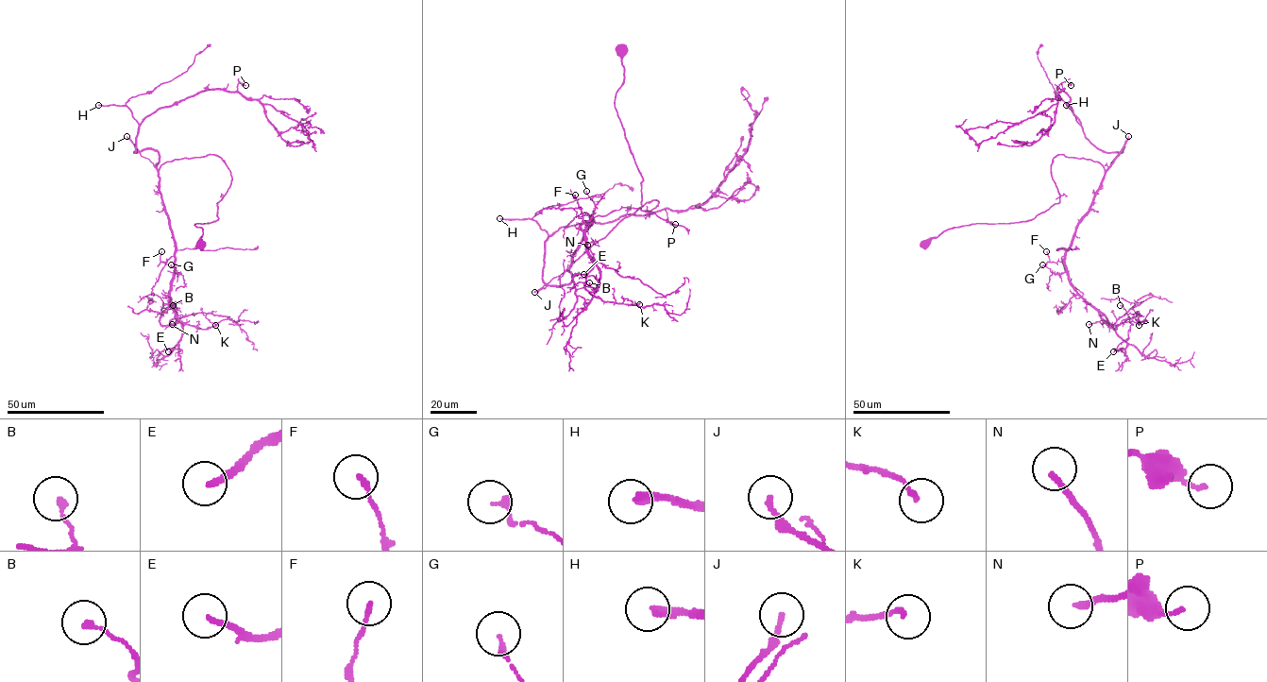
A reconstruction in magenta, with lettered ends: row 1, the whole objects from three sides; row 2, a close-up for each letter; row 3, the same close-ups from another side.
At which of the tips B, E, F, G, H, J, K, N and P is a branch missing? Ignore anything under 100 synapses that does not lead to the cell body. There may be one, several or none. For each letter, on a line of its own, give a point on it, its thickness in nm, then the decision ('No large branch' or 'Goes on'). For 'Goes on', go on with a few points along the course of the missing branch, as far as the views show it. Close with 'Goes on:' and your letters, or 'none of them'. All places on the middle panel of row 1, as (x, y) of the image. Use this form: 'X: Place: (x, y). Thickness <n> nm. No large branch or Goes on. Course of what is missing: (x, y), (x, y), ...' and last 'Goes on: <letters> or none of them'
B: Place: (589, 282). Thickness 200 nm. No large branch
E: Place: (583, 274). Thickness 180 nm. No large branch
F: Place: (575, 195). Thickness 150 nm. No large branch
G: Place: (586, 191). Thickness 190 nm. No large branch
H: Place: (499, 218). Thickness 260 nm. Goes on
J: Place: (534, 292). Thickness 180 nm. No large branch
K: Place: (639, 304). Thickness 160 nm. No large branch
N: Place: (587, 245). Thickness 190 nm. No large branch
P: Place: (675, 224). Thickness 140 nm. No large branch
Goes on: H

